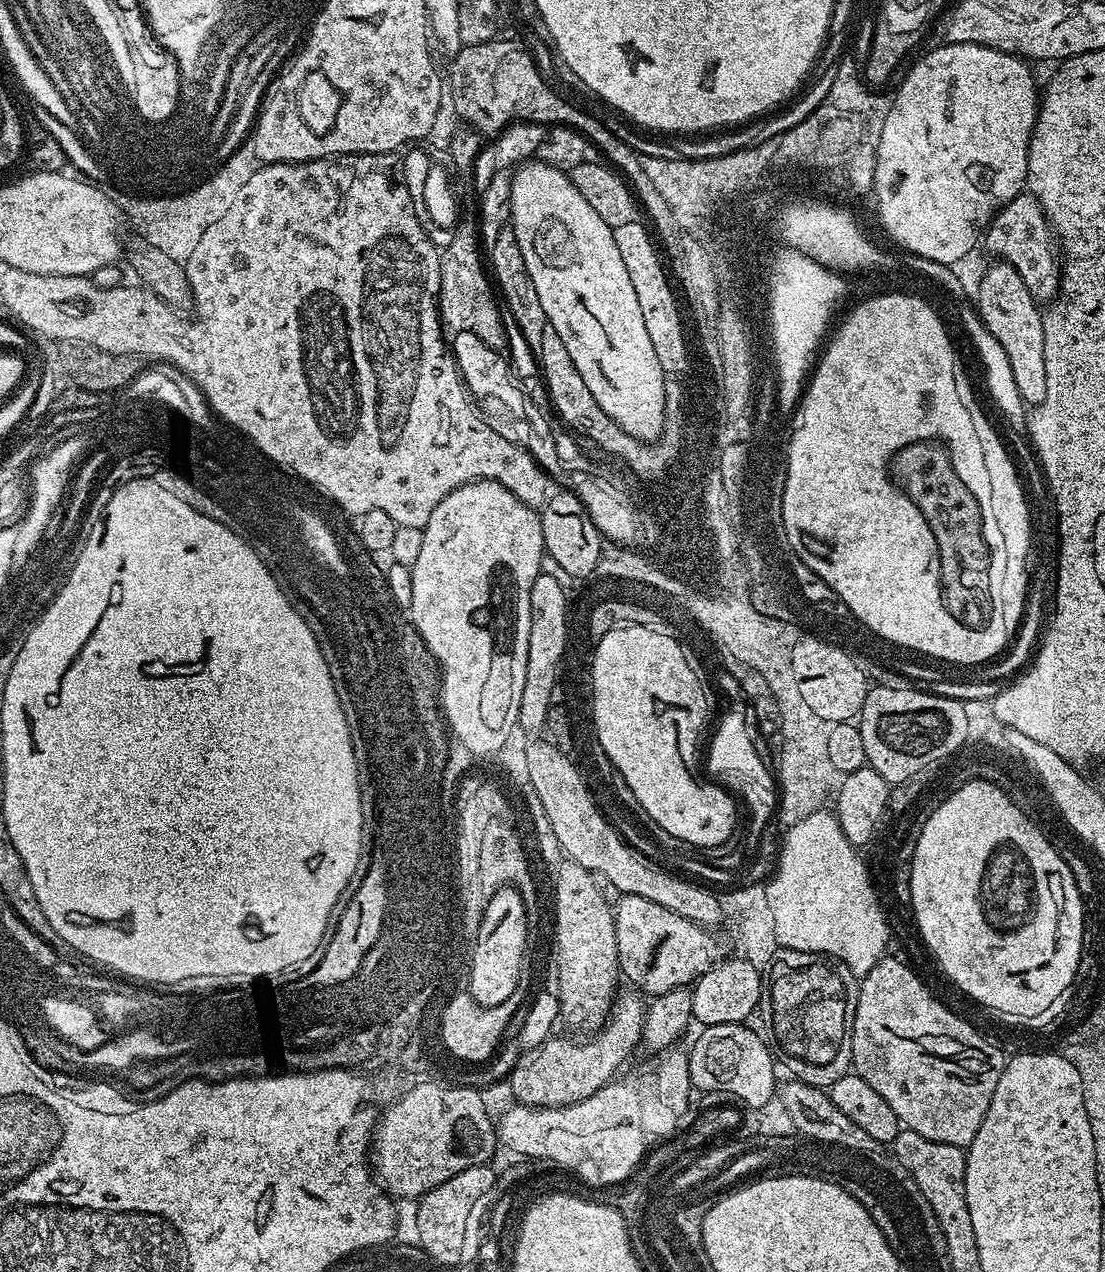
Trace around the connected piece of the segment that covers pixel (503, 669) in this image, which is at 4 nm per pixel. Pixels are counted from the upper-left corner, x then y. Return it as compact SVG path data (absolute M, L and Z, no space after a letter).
M475 480L464 484L458 490L446 494L438 506L430 514L430 522L426 522L423 528L422 550L418 553L418 562L414 562L412 570L412 585L414 586L414 598L410 609L412 625L418 630L418 634L426 642L426 646L436 657L440 669L441 698L447 701L448 713L452 718L456 731L463 736L469 749L476 752L495 751L509 735L510 726L518 723L518 706L522 702L522 686L526 686L526 658L530 646L530 586L534 586L534 578L538 578L545 563L546 553L544 539L542 538L542 526L540 525L540 512L531 508L529 504L523 504L506 486L502 486L493 480Z

